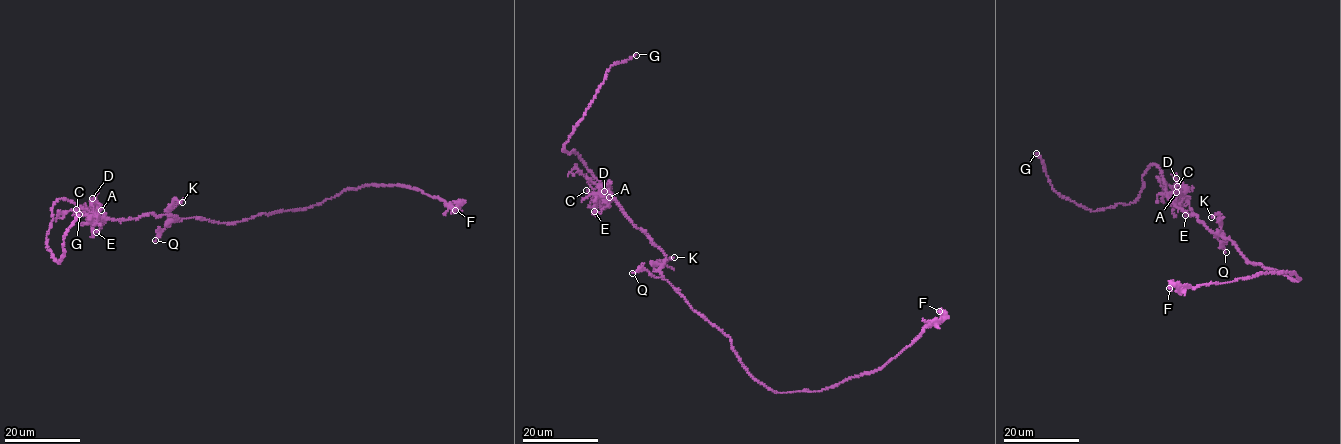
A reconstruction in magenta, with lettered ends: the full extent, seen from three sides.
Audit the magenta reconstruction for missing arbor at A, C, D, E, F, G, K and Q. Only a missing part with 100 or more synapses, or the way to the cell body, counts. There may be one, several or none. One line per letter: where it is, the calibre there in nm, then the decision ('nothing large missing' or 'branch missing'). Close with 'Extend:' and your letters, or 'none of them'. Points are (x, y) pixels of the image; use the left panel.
A: at (101, 210); 120 nm thick; nothing large missing
C: at (76, 209); 120 nm thick; nothing large missing
D: at (92, 198); 200 nm thick; nothing large missing
E: at (96, 232); 130 nm thick; nothing large missing
F: at (455, 210); 240 nm thick; nothing large missing
G: at (79, 214); 200 nm thick; branch missing
K: at (182, 202); 160 nm thick; nothing large missing
Q: at (155, 240); 190 nm thick; nothing large missing
Extend: G

